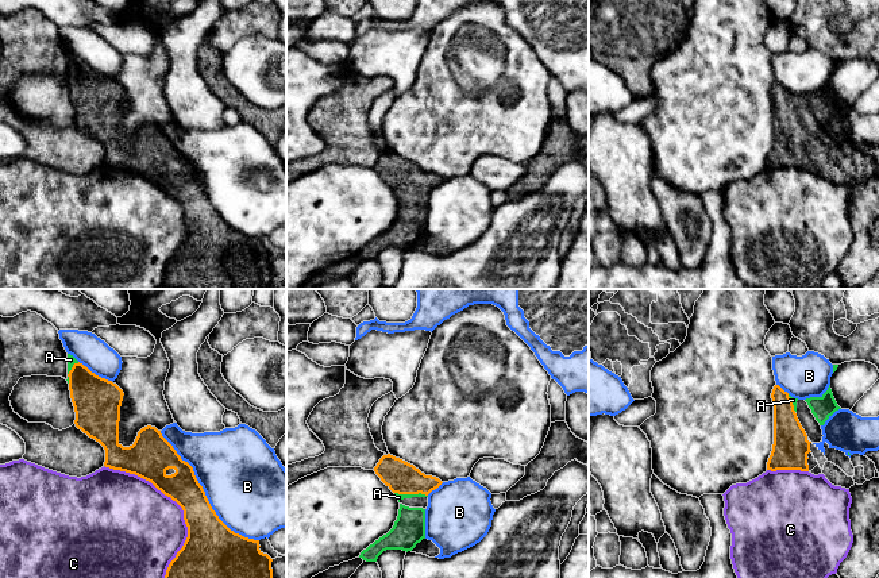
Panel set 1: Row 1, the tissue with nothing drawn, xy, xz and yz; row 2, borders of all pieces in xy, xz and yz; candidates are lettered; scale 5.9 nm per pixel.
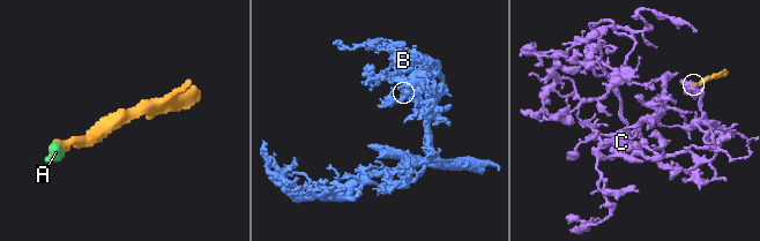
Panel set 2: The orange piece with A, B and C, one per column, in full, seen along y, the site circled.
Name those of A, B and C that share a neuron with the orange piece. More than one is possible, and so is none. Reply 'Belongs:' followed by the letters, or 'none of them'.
Belongs: A

